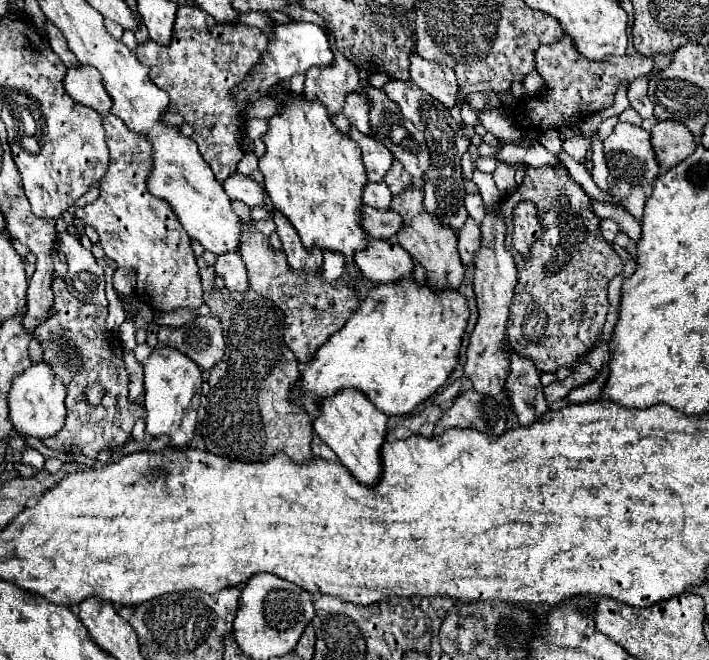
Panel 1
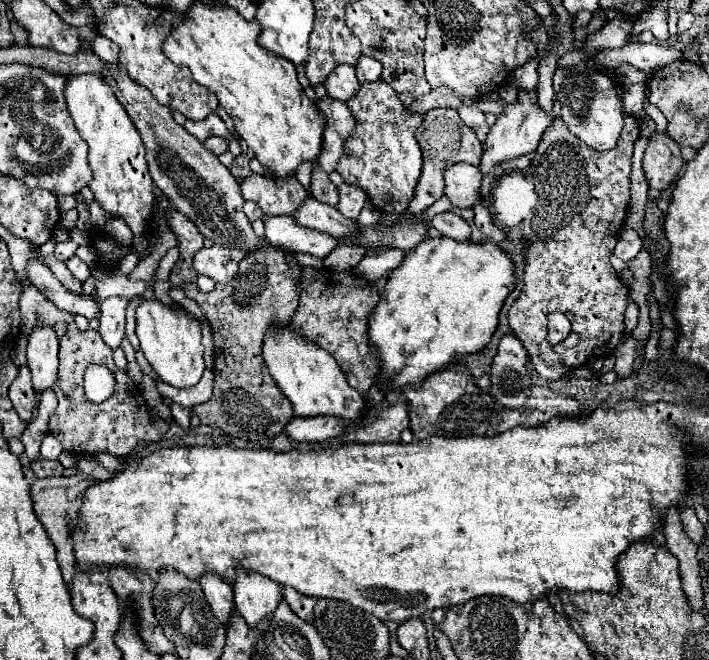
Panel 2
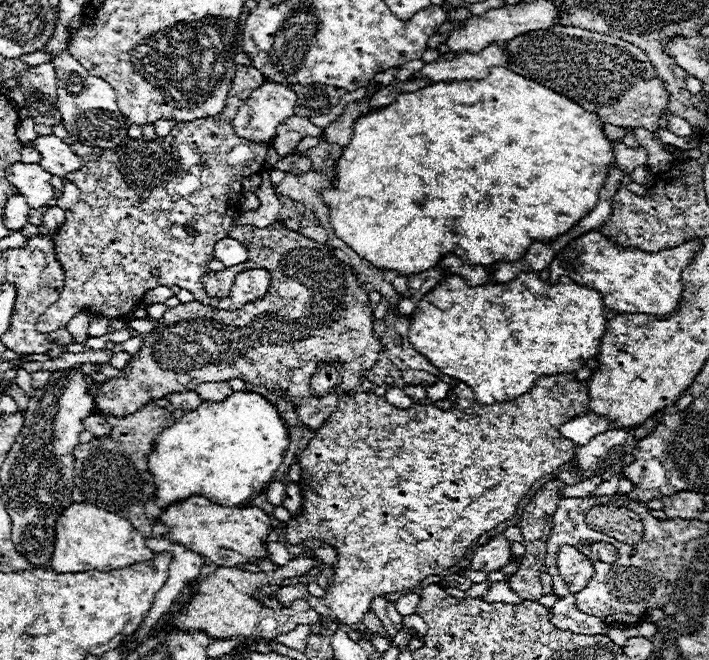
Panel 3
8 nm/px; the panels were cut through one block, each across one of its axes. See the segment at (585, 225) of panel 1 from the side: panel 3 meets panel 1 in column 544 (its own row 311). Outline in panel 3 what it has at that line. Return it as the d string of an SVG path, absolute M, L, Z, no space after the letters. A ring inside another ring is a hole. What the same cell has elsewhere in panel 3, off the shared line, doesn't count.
M274 222L266 228L232 226L228 236L248 246L250 260L246 264L208 274L204 278L204 288L208 290L208 294L212 294L214 290L216 296L226 296L224 292L232 288L232 282L240 272L262 268L272 274L272 286L268 288L266 296L256 302L248 302L234 312L224 312L212 306L204 306L196 300L180 302L178 306L168 308L160 320L154 320L154 330L142 338L144 340L142 348L130 358L128 366L122 370L124 374L118 378L108 378L100 386L100 392L96 398L100 412L116 416L116 418L124 418L138 412L148 402L166 398L168 394L196 390L196 386L202 382L226 382L226 380L240 378L254 386L264 386L282 398L290 398L288 402L294 404L298 420L308 430L320 430L326 418L336 410L338 396L334 394L334 404L314 404L316 400L312 398L308 390L308 382L316 372L316 364L336 360L336 358L342 360L342 366L344 366L342 382L340 382L342 392L354 390L364 378L366 370L370 370L376 364L382 344L374 336L372 308L368 302L368 294L358 286L352 274L352 268L346 262L338 260L328 246L318 244L302 236L300 232L288 230L280 222Z

